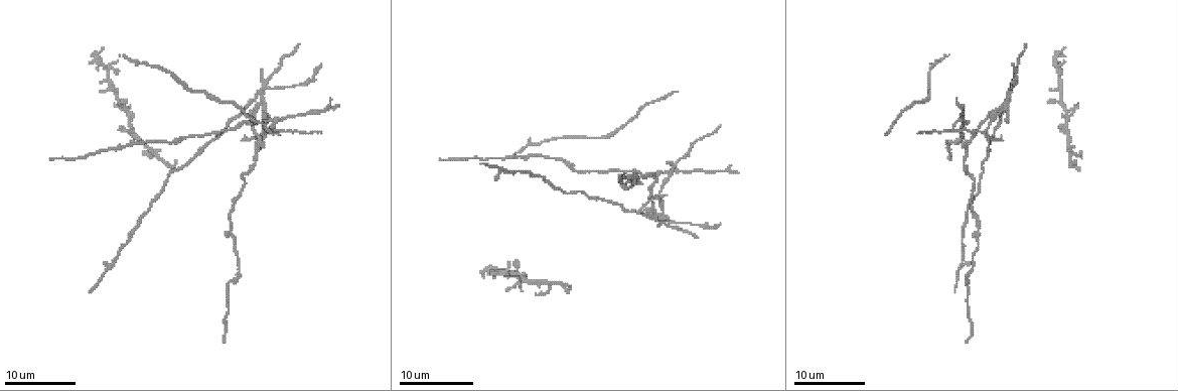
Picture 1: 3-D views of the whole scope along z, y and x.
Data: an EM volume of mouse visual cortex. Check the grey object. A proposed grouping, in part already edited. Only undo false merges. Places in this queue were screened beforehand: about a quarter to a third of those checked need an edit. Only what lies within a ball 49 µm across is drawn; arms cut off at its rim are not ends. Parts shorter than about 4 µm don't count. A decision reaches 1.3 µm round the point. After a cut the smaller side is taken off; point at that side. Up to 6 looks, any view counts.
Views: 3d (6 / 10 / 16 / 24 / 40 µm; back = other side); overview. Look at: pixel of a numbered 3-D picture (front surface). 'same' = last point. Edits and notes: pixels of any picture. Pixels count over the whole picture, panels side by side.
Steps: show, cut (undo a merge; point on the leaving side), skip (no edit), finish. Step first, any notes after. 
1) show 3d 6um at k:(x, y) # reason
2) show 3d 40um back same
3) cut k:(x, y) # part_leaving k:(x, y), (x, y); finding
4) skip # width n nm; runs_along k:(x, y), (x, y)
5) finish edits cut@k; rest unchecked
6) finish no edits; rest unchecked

show 3d 16um at 1:(269, 86) # thin arm on a thick one

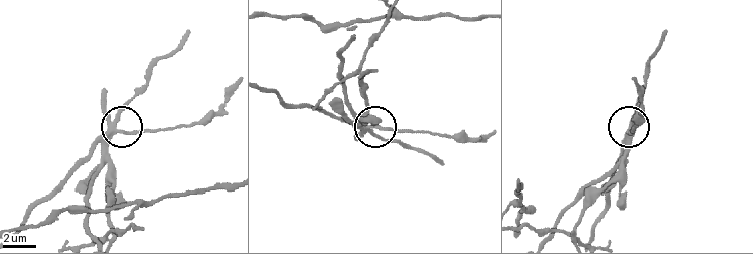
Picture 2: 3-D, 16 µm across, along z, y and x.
cut 2:(132, 134) # part_leaving 2:(106, 134), (106, 153), (90, 194), (86, 222), (89, 235); a second cell is stuck on

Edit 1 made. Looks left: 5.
show 3d 16um at 1:(1056, 90) # four-way junction

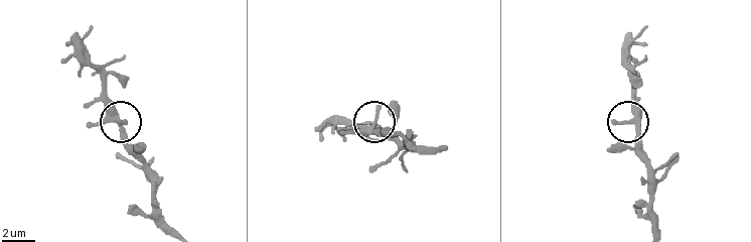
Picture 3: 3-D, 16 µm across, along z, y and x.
show 3d 16um back at 3:(374, 125)

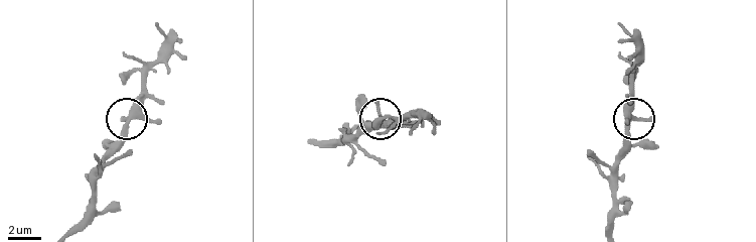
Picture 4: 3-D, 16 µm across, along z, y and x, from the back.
skip # side_arm 8 um; one cell here

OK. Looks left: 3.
show 3d 6um at 1:(131, 144)

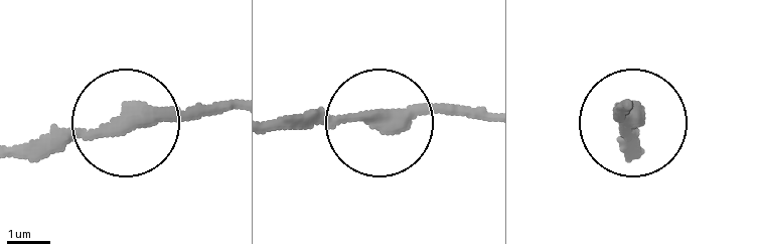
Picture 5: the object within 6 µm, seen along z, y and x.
show 3d 6um back at 5:(142, 116) # other side

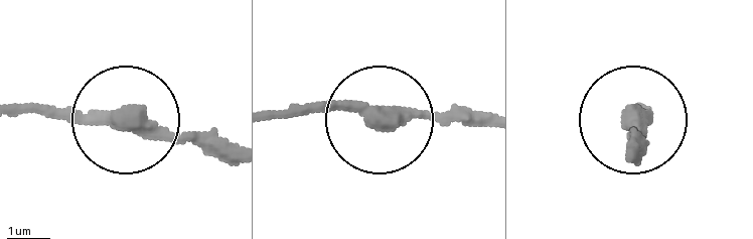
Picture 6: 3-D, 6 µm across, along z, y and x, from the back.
skip # all the same cell

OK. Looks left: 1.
finish edits cut@2; rest unchecked

